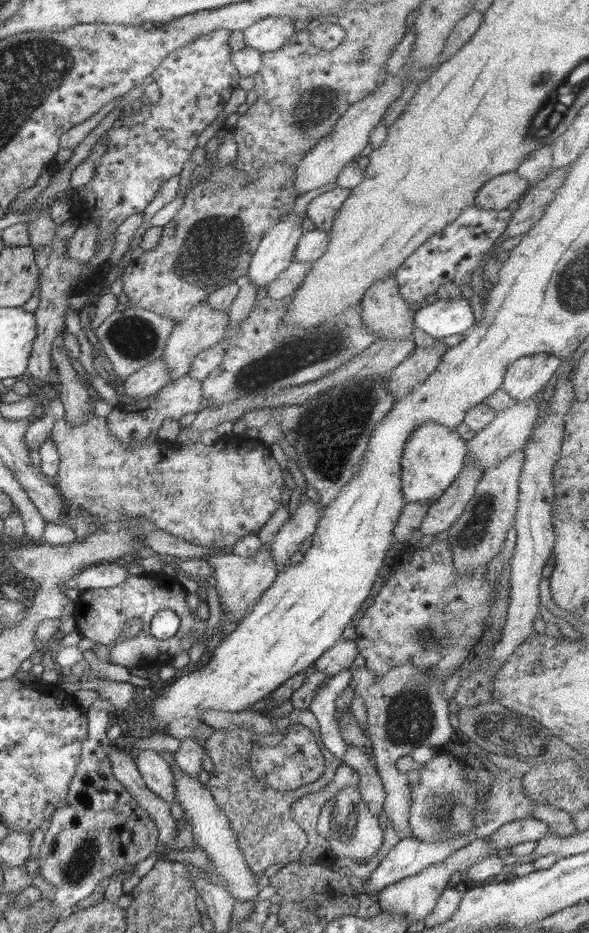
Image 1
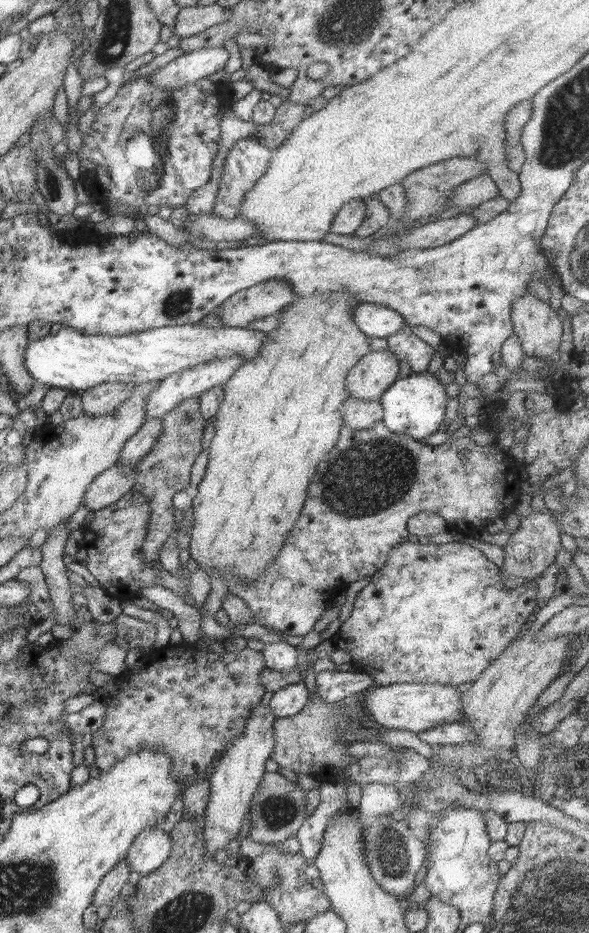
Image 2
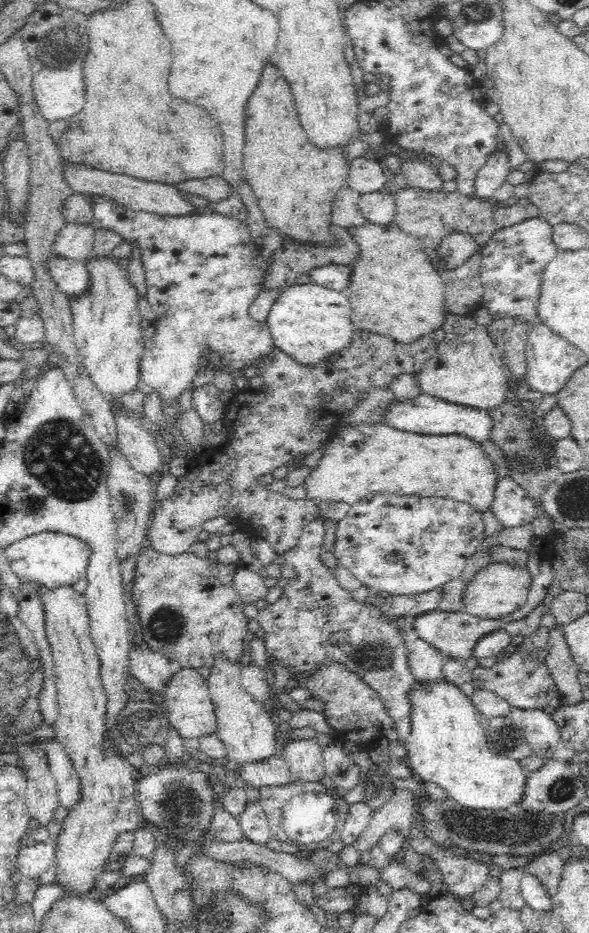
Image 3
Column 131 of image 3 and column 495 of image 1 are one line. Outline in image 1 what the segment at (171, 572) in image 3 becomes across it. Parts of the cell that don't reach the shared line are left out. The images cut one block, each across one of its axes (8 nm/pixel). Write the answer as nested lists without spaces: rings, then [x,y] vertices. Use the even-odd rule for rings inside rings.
[[[437,540],[428,546],[418,548],[415,552],[412,551],[406,563],[394,559],[392,568],[396,572],[388,576],[374,603],[361,617],[357,617],[354,642],[358,647],[359,656],[364,657],[365,666],[376,673],[376,679],[380,679],[388,670],[402,663],[414,663],[418,669],[434,671],[438,673],[438,679],[446,680],[457,669],[460,670],[469,650],[472,650],[484,634],[488,612],[495,600],[494,582],[488,583],[485,580],[488,565],[476,568],[472,575],[464,579],[458,577],[454,573],[454,558],[448,540]]]

